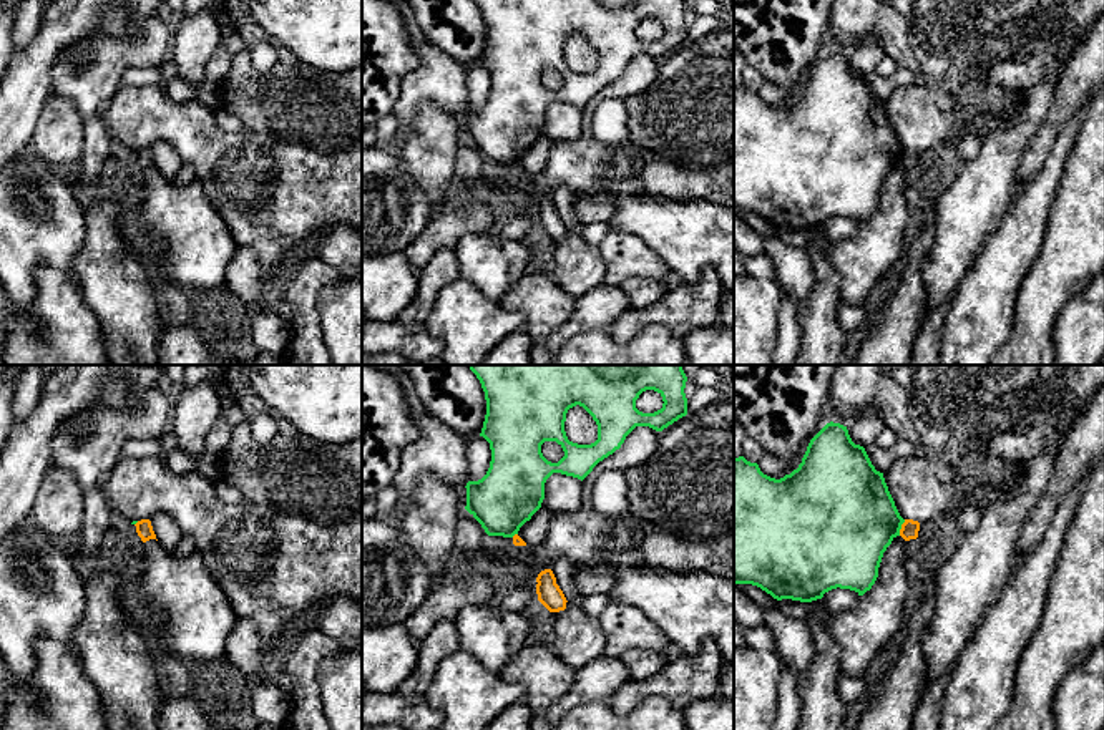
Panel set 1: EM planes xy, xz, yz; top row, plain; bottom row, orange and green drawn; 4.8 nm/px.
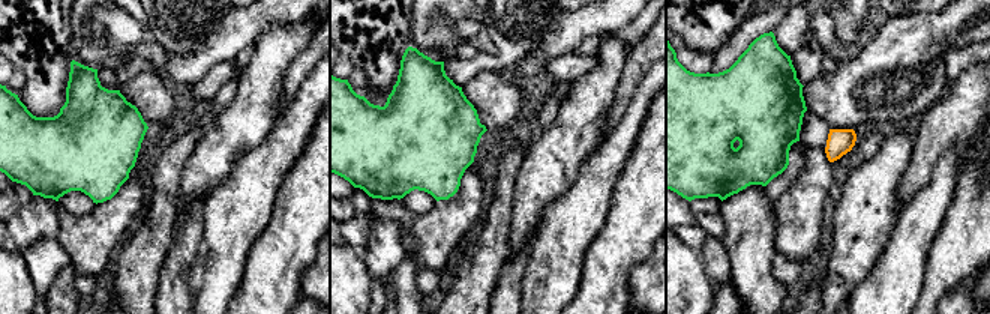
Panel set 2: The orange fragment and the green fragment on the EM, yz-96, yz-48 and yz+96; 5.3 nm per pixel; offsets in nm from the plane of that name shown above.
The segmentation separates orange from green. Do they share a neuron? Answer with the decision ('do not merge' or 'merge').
do not merge

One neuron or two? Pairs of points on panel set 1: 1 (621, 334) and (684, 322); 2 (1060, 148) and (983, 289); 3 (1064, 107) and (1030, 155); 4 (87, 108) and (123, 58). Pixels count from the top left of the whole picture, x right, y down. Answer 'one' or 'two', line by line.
1: one
2: one
3: one
4: one

